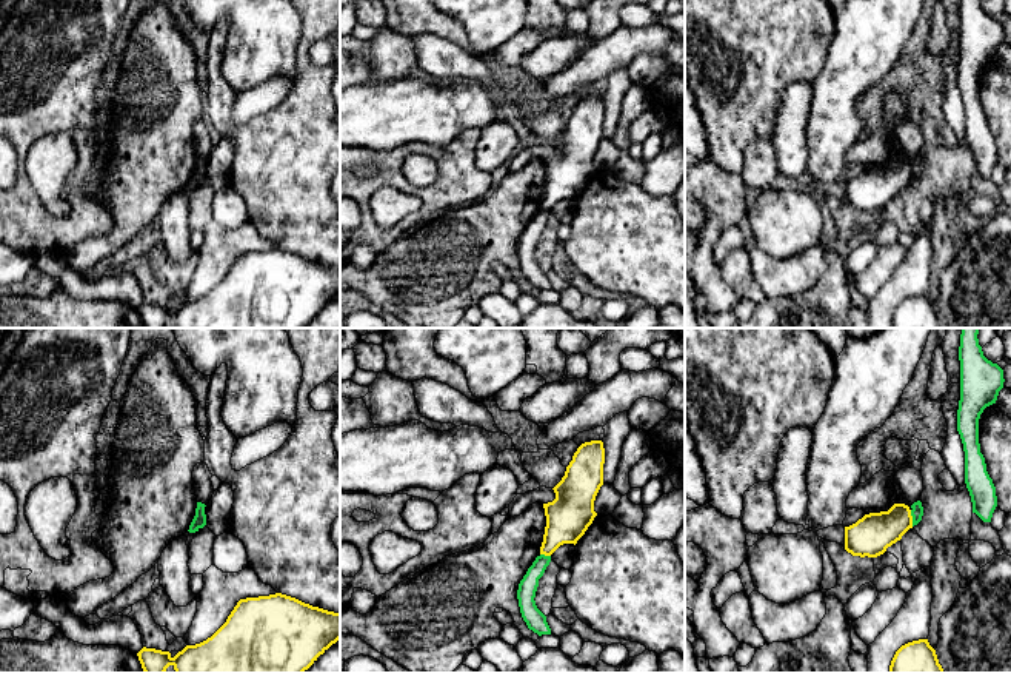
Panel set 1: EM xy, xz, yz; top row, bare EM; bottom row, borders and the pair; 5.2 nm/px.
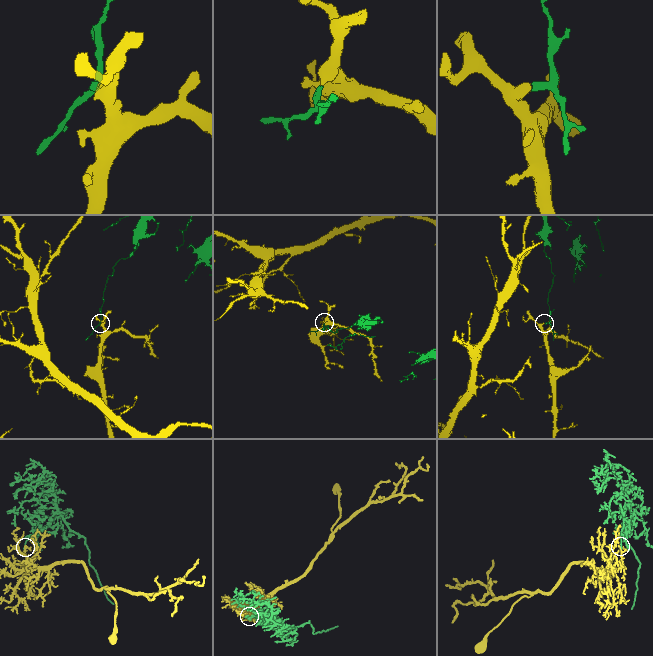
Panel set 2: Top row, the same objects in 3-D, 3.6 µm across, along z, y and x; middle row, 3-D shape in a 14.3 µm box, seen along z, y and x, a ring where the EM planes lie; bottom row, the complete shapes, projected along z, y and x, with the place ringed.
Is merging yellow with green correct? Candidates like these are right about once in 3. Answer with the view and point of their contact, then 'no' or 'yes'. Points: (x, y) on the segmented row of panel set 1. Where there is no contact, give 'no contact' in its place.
contact yz (911, 518); no

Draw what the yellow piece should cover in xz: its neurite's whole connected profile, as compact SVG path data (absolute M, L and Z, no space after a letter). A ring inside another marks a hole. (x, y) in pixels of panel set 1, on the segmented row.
M602 440L582 444L552 488L556 499L543 504L546 527L540 554L551 556L563 544L577 544L592 524L596 496L603 485L605 448Z

